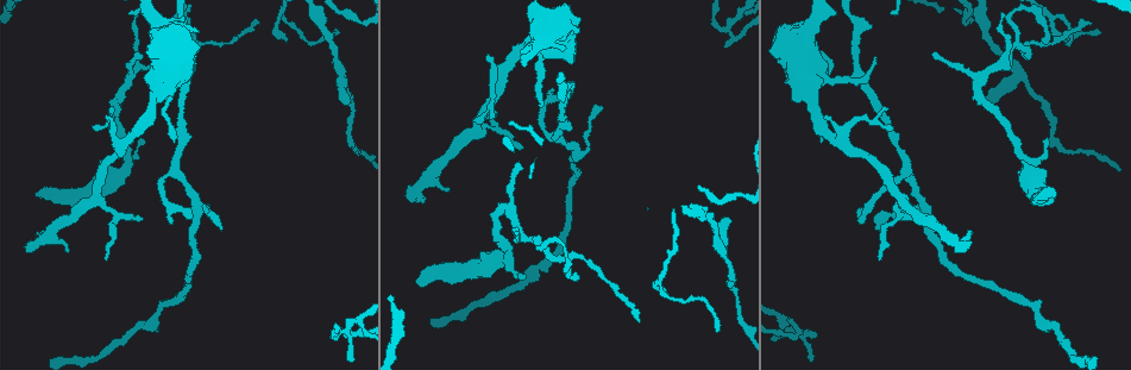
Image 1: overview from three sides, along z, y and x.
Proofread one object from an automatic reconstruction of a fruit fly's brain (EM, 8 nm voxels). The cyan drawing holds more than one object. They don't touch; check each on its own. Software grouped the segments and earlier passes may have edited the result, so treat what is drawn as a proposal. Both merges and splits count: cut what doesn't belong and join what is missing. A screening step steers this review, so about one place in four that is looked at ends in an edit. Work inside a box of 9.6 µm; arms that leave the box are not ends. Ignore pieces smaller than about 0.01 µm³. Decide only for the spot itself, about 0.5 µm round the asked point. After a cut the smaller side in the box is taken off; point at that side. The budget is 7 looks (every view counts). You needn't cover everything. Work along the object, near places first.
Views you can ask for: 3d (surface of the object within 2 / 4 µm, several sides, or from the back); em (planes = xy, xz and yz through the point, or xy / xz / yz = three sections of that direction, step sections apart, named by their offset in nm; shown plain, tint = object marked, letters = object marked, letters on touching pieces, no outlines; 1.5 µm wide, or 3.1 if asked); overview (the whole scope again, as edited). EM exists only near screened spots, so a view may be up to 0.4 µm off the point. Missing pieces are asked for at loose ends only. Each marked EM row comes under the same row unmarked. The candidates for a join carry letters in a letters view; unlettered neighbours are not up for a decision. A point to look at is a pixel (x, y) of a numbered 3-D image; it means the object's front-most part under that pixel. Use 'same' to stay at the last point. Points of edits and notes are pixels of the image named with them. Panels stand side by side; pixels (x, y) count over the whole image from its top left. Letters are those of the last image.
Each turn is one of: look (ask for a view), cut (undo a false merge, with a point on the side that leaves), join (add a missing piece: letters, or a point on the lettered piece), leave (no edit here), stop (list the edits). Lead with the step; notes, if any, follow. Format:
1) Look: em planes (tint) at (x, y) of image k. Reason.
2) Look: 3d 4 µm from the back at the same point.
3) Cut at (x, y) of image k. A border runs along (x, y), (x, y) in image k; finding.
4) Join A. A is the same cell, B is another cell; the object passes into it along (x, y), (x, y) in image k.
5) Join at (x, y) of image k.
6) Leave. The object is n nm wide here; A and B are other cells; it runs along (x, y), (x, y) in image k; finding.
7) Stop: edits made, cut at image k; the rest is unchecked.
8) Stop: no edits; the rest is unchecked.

Look: em yz step 4 (tint) at (879, 259) of image 1. Thin end.

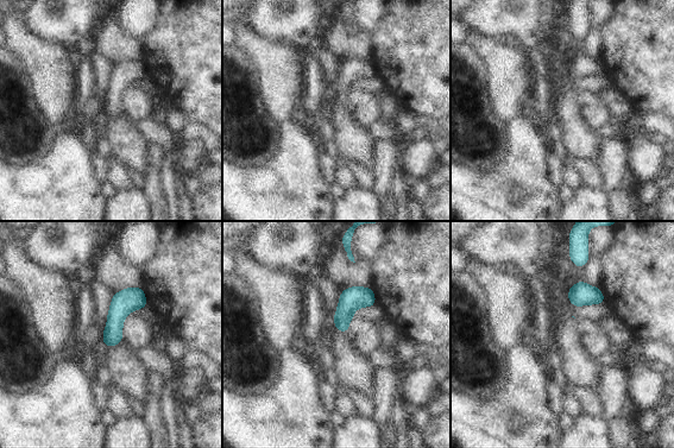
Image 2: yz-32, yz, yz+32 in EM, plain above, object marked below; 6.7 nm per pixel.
Look: em planes (letters) at the same point. Another direction.

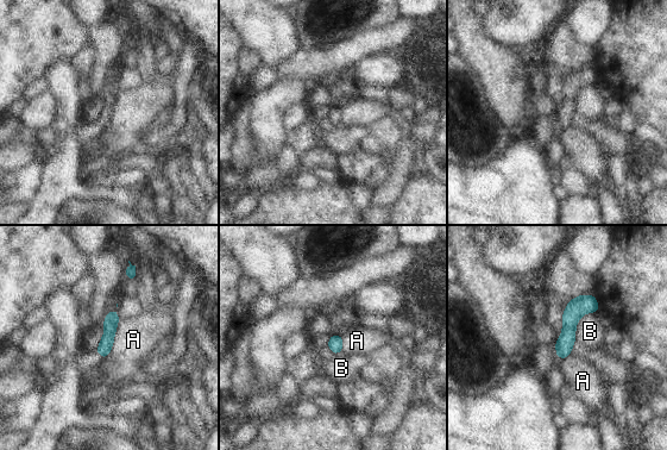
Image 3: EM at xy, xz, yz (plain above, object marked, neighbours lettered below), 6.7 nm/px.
Leave. A and B are other cells; it runs along (592, 298), (570, 319), (560, 355) in image 3; none of them fits.

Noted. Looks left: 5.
Look: em planes (letters) at (114, 119) of image 1. Abrupt turn.

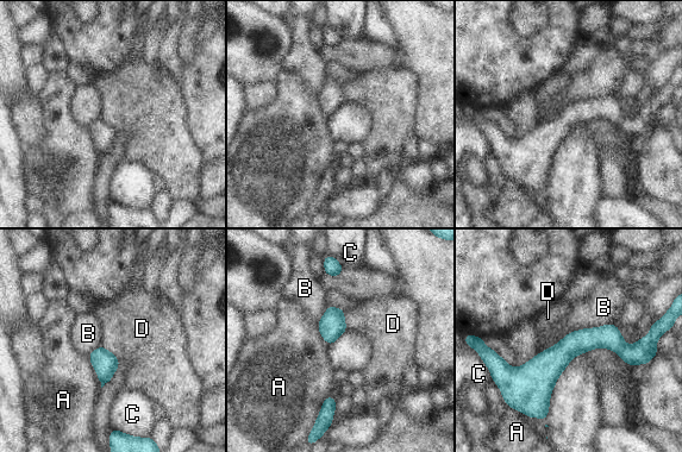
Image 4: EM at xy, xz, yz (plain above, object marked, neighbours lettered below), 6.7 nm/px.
Leave. A, B, C and D are other cells; a border runs along (343, 309), (346, 328) in image 4; one neuron here.

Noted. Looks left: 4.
Look: em planes (tint) at (348, 141) of image 1. Sharp bend.

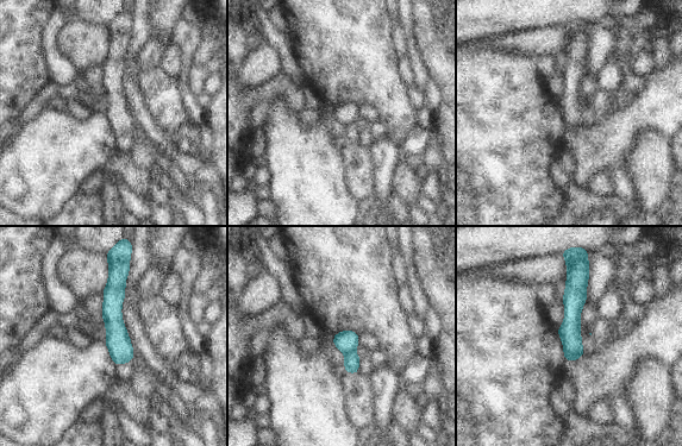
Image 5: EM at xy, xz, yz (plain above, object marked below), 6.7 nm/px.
Look: em planes (letters) at the same point.

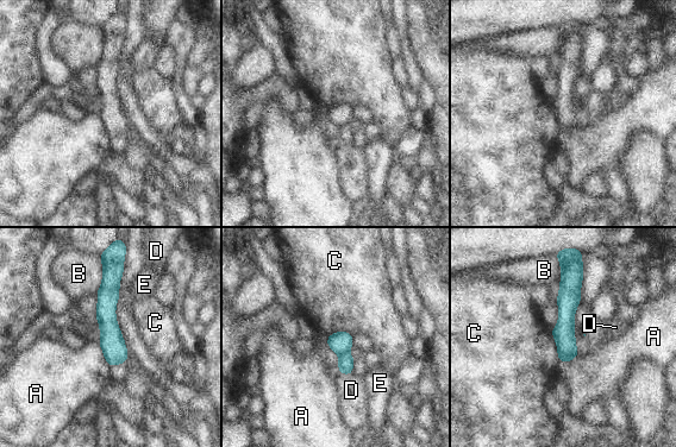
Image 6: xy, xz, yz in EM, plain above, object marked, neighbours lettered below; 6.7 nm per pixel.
Cut at (345, 360) of image 6. A, B, C, D and E are other cells; a border runs along (346, 352), (340, 356) in image 6; two neurons meet here.

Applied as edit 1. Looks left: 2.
Stop: edits made, cut at image 6; the rest is unchecked.

